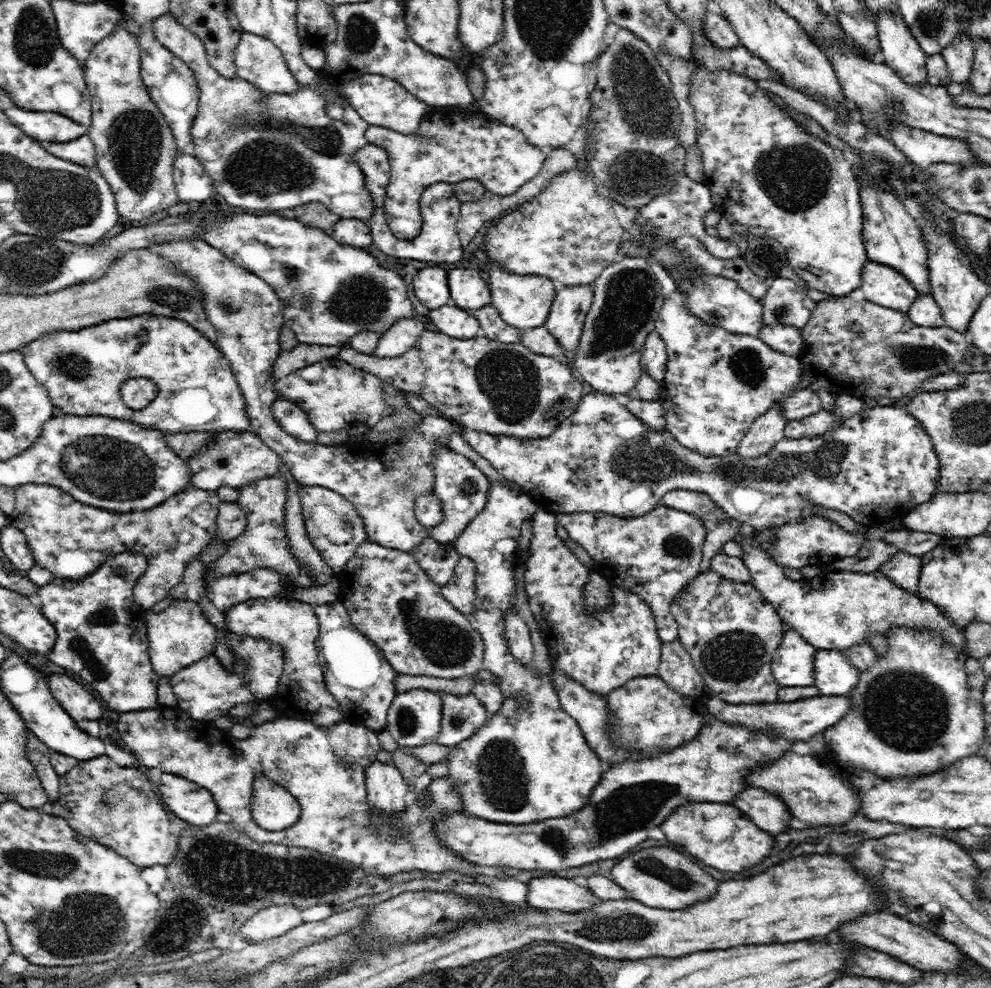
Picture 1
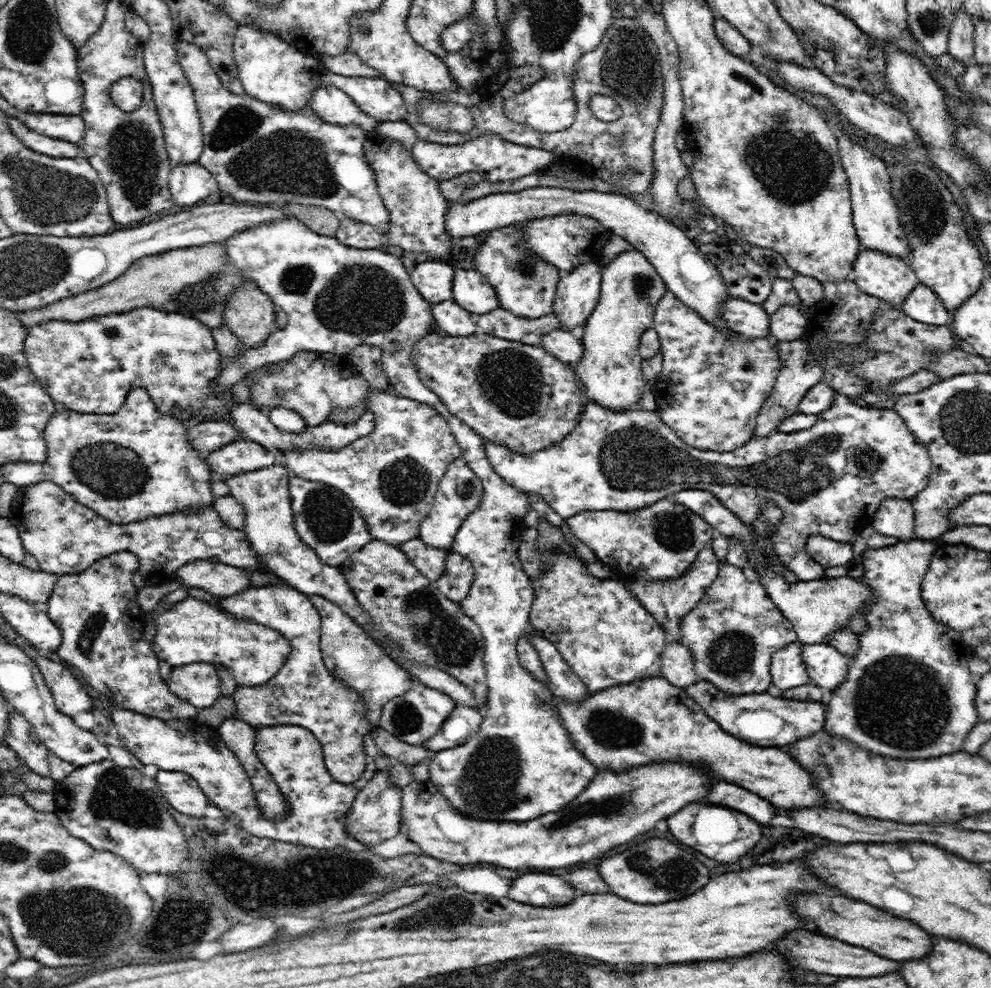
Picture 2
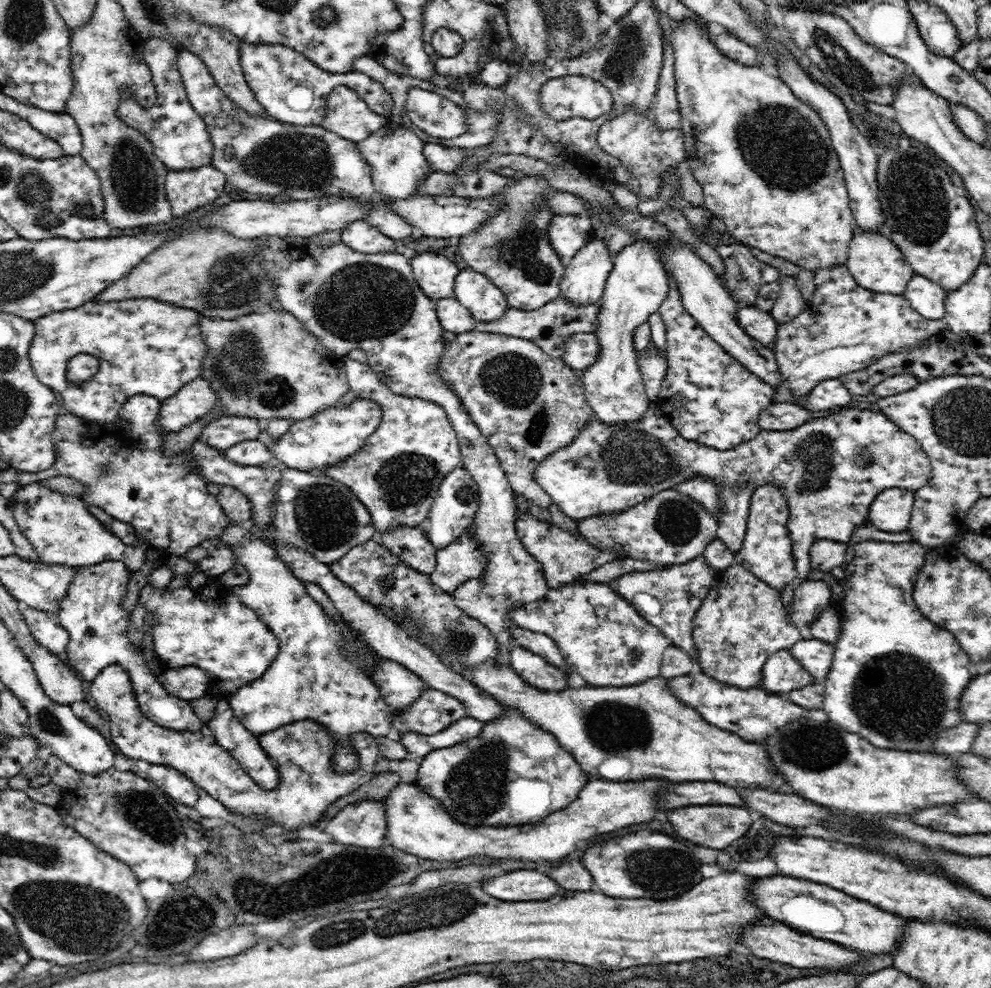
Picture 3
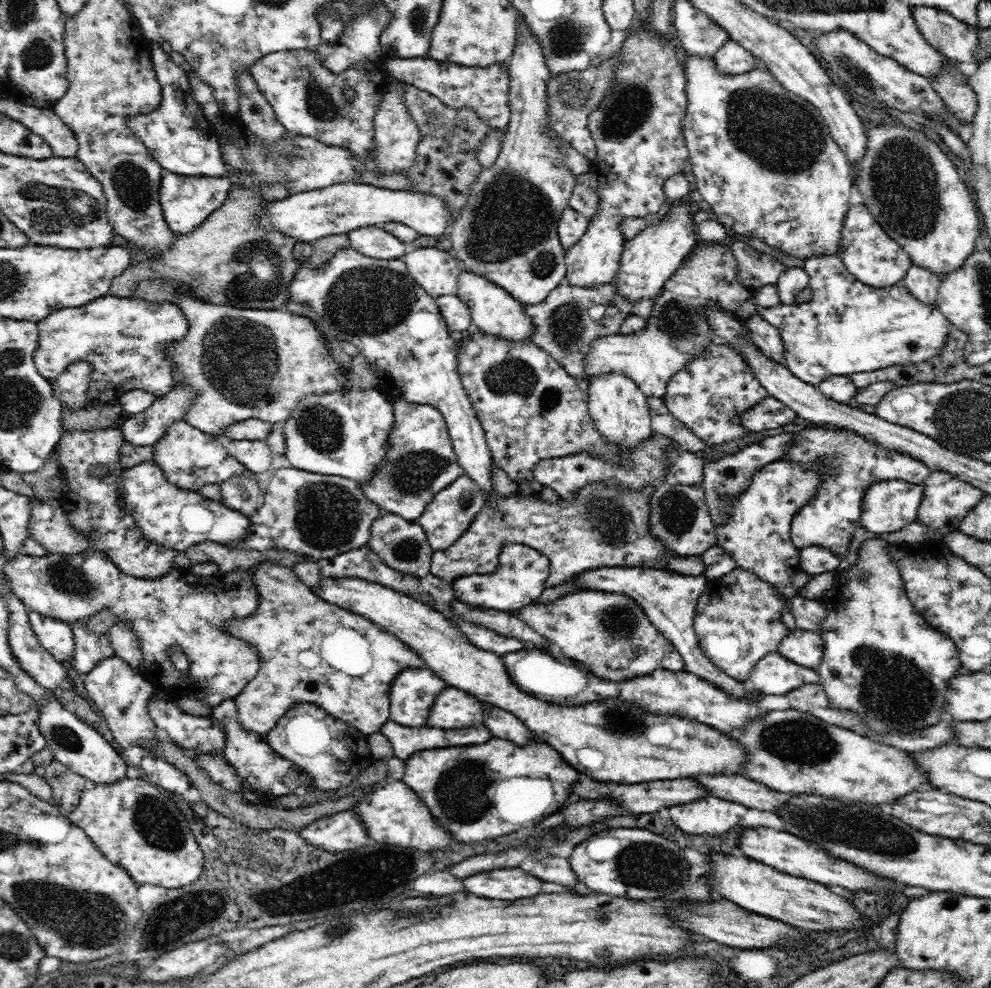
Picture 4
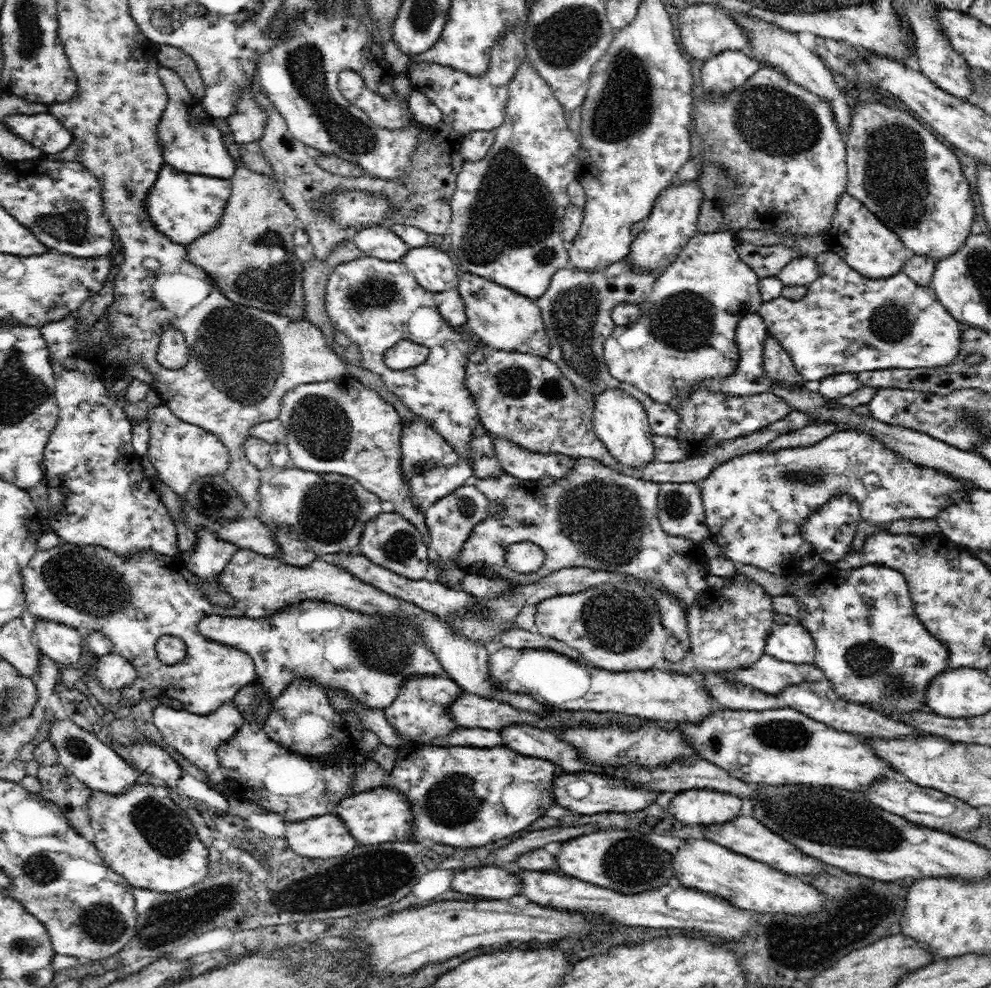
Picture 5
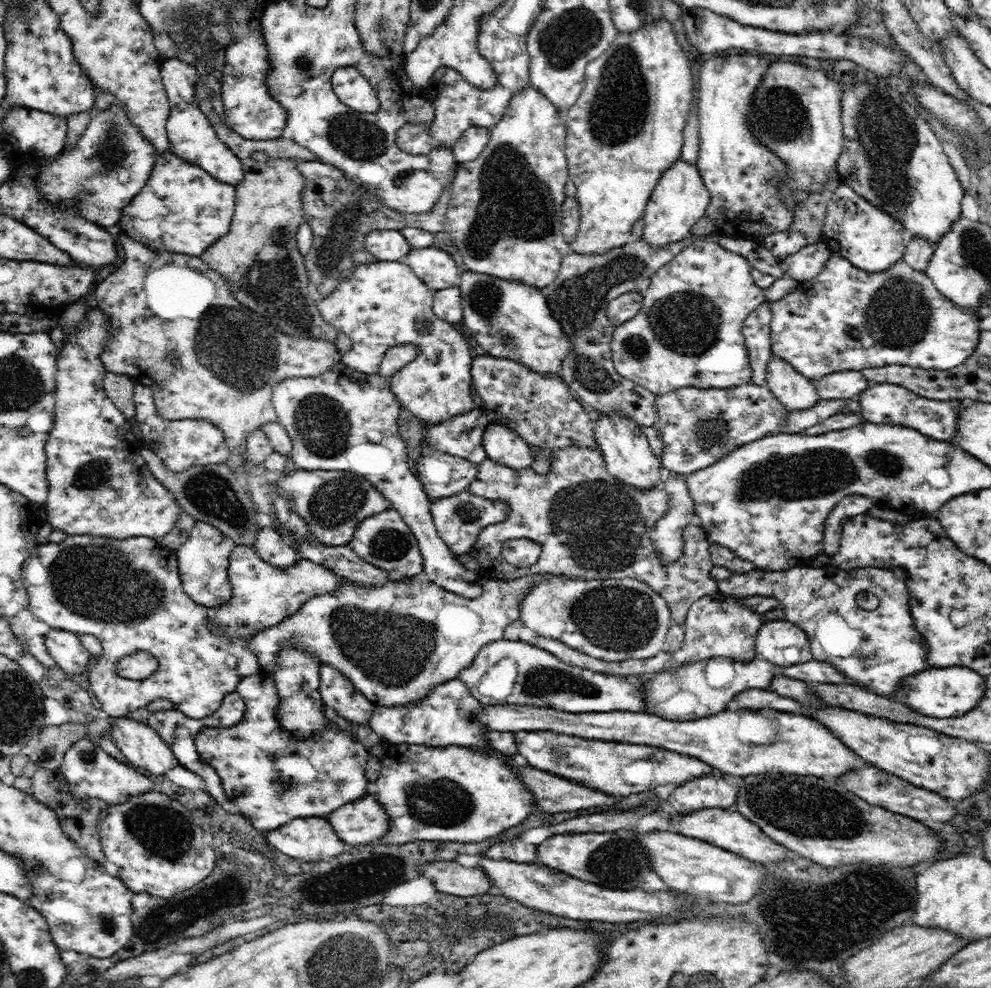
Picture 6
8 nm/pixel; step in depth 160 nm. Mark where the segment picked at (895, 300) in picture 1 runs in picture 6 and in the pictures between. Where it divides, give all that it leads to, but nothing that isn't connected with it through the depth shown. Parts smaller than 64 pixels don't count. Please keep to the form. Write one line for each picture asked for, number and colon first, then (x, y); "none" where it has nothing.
2: (885, 276)
3: (876, 263)
4: (867, 250)
5: (867, 245)
6: (871, 239)

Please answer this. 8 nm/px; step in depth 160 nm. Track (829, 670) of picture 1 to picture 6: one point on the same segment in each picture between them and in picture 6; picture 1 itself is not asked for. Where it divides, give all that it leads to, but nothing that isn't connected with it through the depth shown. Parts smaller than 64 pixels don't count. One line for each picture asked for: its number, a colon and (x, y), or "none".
2: (826, 665)
3: (815, 655)
4: (805, 647)
5: (789, 642)
6: (783, 643)

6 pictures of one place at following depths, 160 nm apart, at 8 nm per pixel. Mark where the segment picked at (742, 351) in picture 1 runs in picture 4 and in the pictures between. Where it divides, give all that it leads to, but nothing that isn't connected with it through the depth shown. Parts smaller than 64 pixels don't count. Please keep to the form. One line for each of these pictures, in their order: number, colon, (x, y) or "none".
2: (713, 384)
3: (709, 397)
4: (709, 395)

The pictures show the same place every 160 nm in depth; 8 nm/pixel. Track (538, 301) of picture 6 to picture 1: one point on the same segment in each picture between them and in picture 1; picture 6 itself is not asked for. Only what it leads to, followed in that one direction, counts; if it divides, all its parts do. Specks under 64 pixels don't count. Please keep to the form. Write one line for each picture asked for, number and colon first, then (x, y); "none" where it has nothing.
1: (468, 289)
2: (471, 290)
3: (486, 302)
4: (494, 311)
5: (499, 317)

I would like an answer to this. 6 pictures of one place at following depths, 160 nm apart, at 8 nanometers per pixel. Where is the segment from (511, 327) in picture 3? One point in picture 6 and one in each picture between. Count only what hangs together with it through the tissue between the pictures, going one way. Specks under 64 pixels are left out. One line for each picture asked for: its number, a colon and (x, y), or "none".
4: (565, 323)
5: (576, 308)
6: (586, 283)

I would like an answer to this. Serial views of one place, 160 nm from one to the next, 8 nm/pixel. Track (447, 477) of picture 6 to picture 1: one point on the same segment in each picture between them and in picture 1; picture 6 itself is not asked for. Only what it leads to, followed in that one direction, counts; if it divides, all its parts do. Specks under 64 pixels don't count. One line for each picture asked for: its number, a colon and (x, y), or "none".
1: (382, 480)
2: (391, 475)
3: (397, 475)
4: (420, 461)
5: (432, 469)

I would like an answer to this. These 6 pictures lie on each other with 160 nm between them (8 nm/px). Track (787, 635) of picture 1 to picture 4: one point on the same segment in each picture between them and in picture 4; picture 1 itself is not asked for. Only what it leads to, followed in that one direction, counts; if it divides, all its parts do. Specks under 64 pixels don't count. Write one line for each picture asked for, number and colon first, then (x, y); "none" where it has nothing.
2: (787, 670)
3: (782, 673)
4: (774, 674)

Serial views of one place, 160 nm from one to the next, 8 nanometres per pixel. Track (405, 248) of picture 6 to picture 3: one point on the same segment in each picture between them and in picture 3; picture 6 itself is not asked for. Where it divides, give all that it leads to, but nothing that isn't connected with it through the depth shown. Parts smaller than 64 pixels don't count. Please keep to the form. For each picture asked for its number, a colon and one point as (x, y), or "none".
3: (362, 237)
4: (373, 241)
5: (376, 241)

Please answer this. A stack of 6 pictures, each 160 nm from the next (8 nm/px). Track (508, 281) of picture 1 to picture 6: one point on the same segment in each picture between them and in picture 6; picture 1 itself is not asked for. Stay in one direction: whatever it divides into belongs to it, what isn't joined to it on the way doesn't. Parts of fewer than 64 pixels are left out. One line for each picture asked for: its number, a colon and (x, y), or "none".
2: (525, 284)
3: (512, 248)
4: (507, 232)
5: (506, 211)
6: (505, 211)

